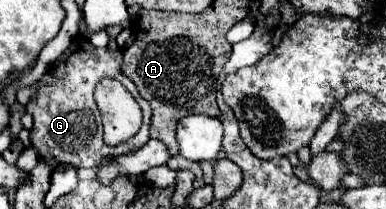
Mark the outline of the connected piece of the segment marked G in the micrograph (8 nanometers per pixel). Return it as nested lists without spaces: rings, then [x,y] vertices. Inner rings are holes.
[[[77,36],[71,46],[57,58],[49,70],[43,76],[43,86],[39,86],[39,92],[31,100],[31,104],[25,106],[25,110],[35,118],[35,124],[31,128],[29,140],[31,148],[37,150],[39,160],[47,162],[47,166],[59,166],[59,164],[73,164],[77,168],[93,168],[101,164],[107,156],[119,156],[127,154],[131,150],[137,150],[137,146],[143,146],[149,140],[149,122],[151,122],[151,108],[147,100],[143,100],[135,88],[135,84],[123,74],[121,70],[123,52],[111,50],[111,48],[95,48],[91,42],[83,36]],[[101,78],[115,78],[119,80],[139,102],[143,110],[143,124],[139,132],[123,142],[121,146],[107,146],[103,142],[103,126],[101,126],[101,114],[97,110],[93,90],[95,84]]]

